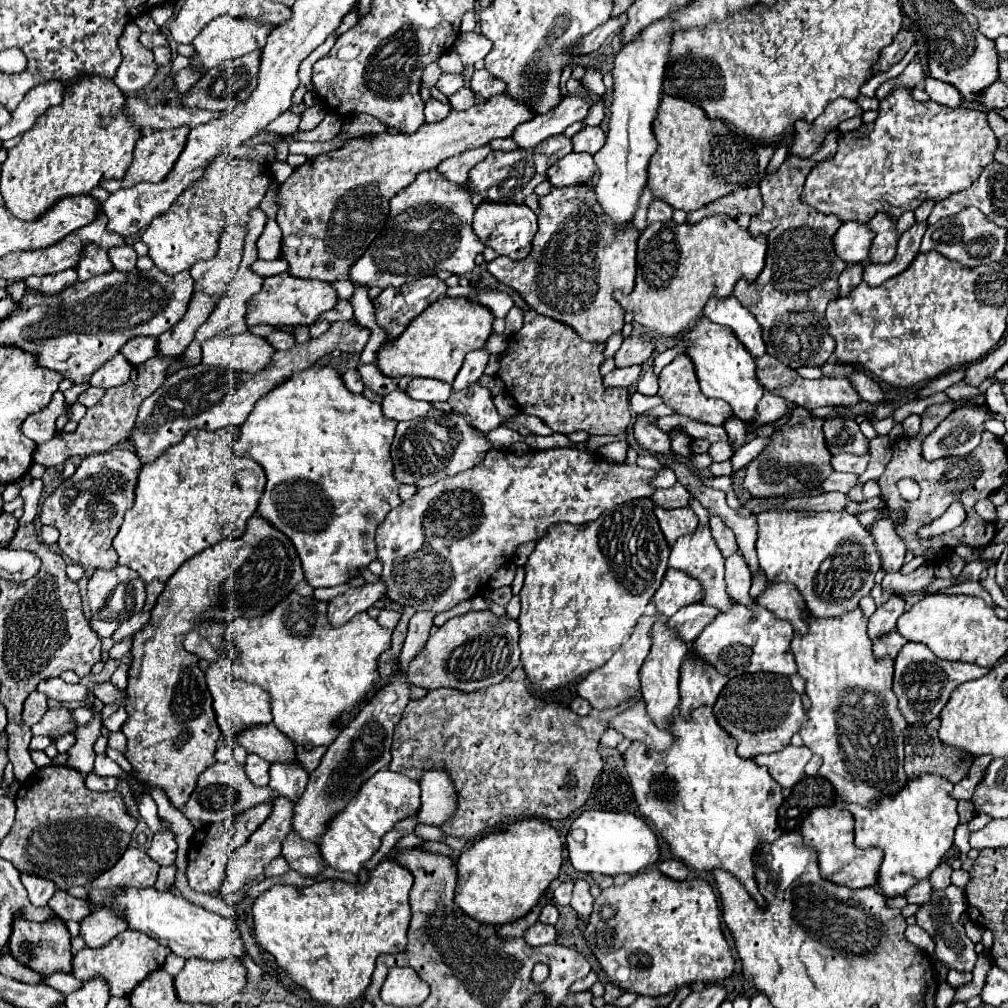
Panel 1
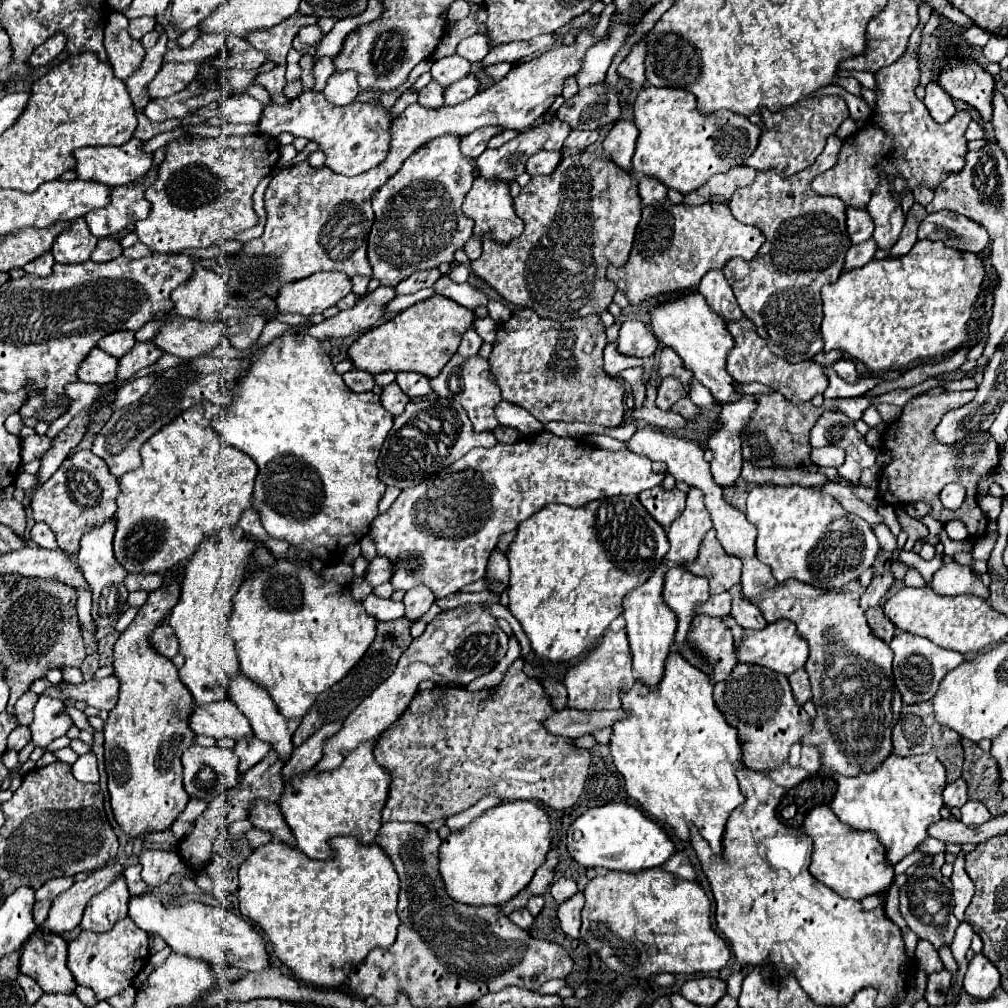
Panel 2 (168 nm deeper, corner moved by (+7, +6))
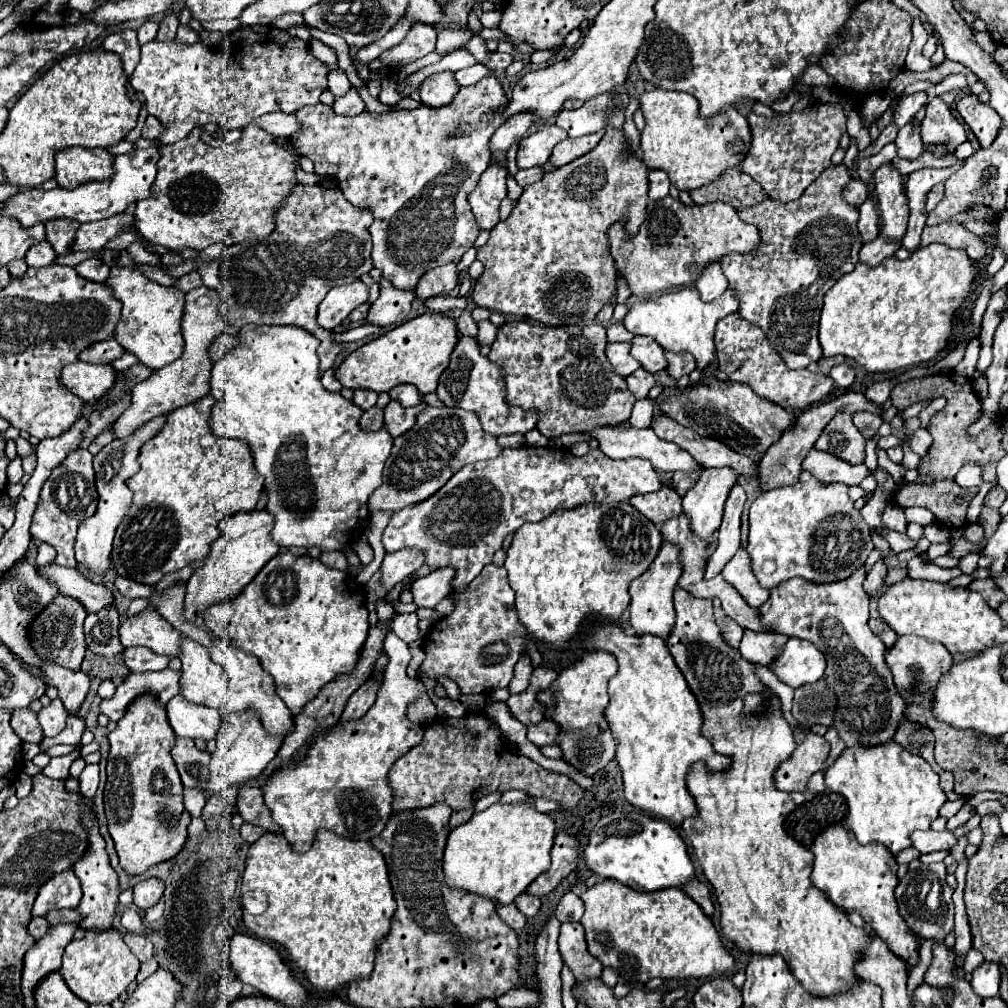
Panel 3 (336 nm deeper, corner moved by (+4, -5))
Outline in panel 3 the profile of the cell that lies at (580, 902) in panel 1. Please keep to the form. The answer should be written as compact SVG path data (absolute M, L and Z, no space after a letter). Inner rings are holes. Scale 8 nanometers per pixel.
M578 921L562 923L558 945L564 963L572 969L578 983L584 983L586 979L602 977L602 965L592 955L588 955L582 923Z

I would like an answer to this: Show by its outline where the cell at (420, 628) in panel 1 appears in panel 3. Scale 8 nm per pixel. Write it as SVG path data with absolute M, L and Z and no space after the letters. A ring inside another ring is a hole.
M442 567L432 571L426 577L420 577L412 583L412 597L416 607L434 609L438 601L442 601L450 593L450 579L454 571L452 567Z

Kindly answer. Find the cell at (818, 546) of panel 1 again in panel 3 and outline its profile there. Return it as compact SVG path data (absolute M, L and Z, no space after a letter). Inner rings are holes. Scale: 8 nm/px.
M802 471L796 485L770 489L754 499L750 507L748 553L752 557L754 575L766 589L774 589L782 581L788 581L792 577L802 577L812 583L836 583L848 579L866 563L872 551L874 543L870 537L870 529L860 517L858 509L854 509L854 501L848 497L848 485L844 483L822 487L816 477L812 477L808 471Z

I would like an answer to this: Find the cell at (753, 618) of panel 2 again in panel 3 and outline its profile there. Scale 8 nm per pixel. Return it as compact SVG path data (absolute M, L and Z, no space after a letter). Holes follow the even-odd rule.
M744 629L744 637L740 643L740 655L752 663L760 663L760 665L768 665L772 655L776 655L776 651L780 651L780 647L784 645L784 639L788 639L786 635L778 635L778 633L764 633L764 631L748 631Z

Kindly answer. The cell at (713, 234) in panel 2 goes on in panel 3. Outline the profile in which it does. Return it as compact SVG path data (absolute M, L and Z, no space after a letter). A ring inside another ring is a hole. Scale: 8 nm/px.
M670 195L660 201L650 201L648 217L634 237L624 235L620 223L608 229L608 237L616 269L626 279L632 295L638 297L694 287L706 265L720 261L728 253L752 253L760 247L758 229L740 221L736 211L726 203L716 201L704 207L686 207Z

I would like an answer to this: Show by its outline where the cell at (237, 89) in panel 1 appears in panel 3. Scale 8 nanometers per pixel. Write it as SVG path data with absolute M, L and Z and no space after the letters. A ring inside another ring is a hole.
M148 115L146 127L142 129L142 137L146 139L158 139L164 133L164 123L160 123L154 115Z

